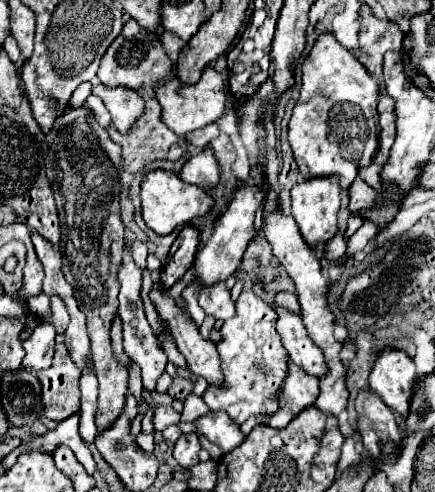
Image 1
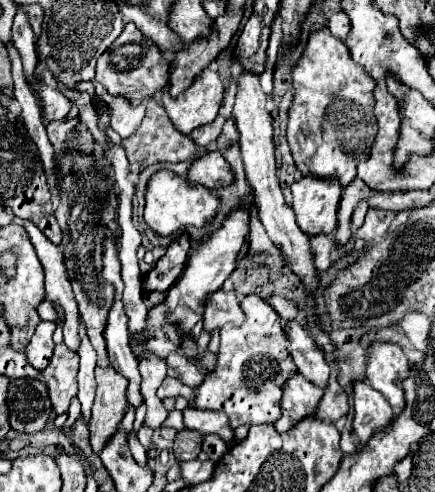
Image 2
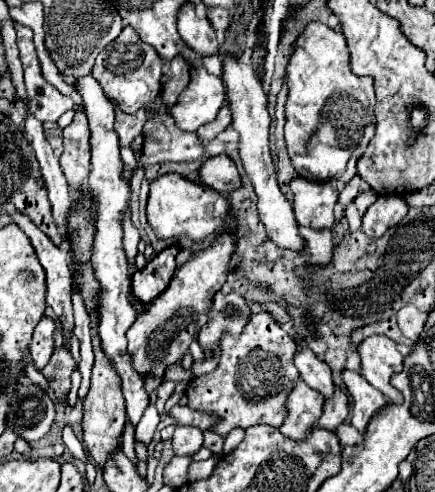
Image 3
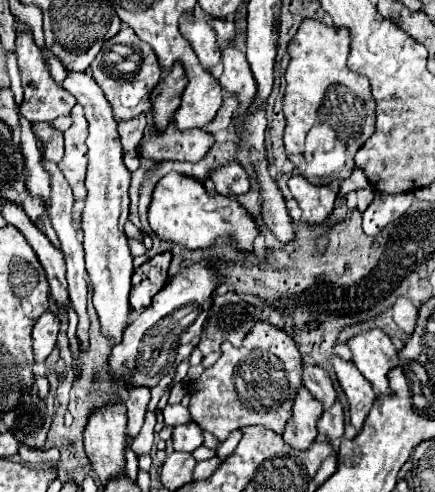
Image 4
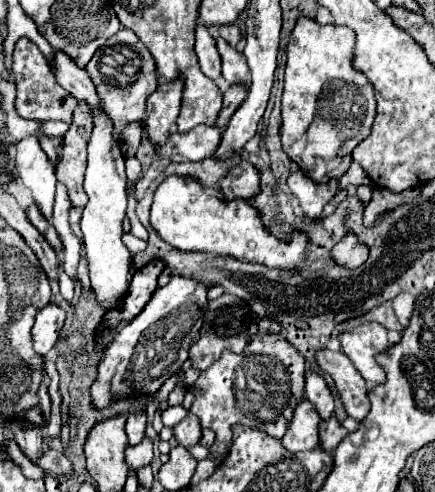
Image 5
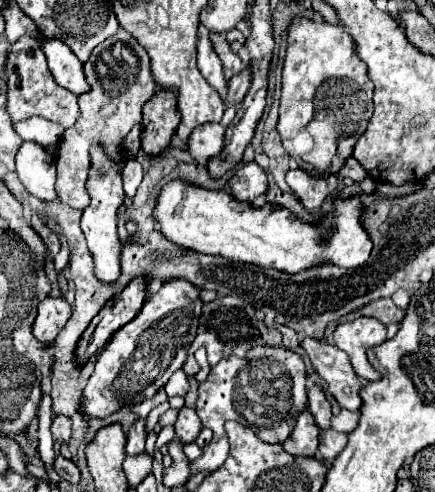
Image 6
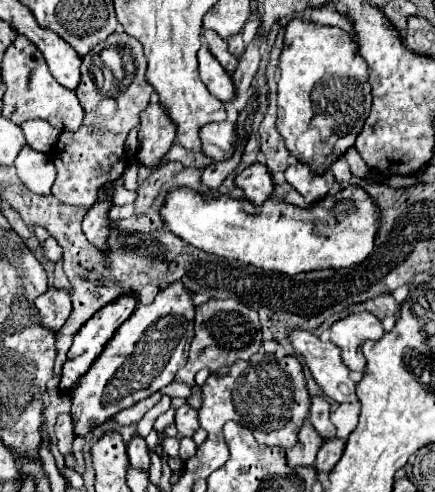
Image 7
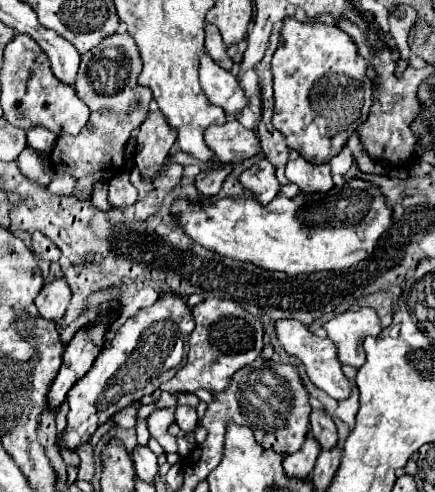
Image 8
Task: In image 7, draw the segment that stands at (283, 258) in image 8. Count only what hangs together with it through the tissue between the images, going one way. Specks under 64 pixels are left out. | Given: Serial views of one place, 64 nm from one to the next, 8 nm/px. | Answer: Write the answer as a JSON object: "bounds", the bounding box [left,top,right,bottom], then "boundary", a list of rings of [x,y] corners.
{"bounds":[160,162,382,276],"boundary":[[[260,162],[240,172],[236,176],[236,186],[244,190],[248,200],[234,200],[230,196],[210,198],[188,188],[178,188],[170,192],[160,214],[176,236],[204,252],[290,276],[326,268],[348,268],[360,264],[374,248],[374,238],[382,224],[380,208],[360,186],[348,186],[300,208],[270,198],[274,192],[274,180],[268,166]]]}

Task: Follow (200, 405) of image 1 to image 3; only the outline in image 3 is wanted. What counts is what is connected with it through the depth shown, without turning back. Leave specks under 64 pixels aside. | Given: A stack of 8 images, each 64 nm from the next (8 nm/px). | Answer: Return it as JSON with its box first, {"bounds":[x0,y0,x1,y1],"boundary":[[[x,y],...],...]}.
{"bounds":[155,381,176,414],"boundary":[[[168,381],[159,388],[157,393],[158,398],[155,406],[160,414],[163,414],[165,410],[165,402],[174,392],[175,384],[176,383],[173,381]]]}

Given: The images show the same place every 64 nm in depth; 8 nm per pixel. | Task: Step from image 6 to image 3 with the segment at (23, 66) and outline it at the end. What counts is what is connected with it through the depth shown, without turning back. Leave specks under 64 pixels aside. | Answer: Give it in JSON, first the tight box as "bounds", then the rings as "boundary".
{"bounds":[16,24,74,122],"boundary":[[[16,24],[16,44],[20,50],[20,60],[24,66],[24,84],[28,94],[28,114],[40,122],[56,122],[64,112],[74,108],[70,96],[60,94],[44,76],[32,42],[32,30]]]}

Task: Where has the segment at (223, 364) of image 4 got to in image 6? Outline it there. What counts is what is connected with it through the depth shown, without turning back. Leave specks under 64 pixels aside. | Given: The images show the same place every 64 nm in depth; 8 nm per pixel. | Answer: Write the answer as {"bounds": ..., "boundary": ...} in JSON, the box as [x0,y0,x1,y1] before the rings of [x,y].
{"bounds":[190,344,308,476],"boundary":[[[258,344],[252,348],[252,352],[248,352],[246,358],[232,356],[230,360],[220,360],[220,364],[212,366],[208,378],[200,382],[198,394],[196,412],[202,420],[202,426],[208,426],[214,432],[214,438],[202,448],[202,456],[190,462],[190,476],[198,472],[210,474],[228,458],[228,438],[224,432],[226,420],[236,420],[252,428],[254,434],[266,444],[284,444],[290,438],[298,416],[308,404],[306,368],[298,354],[286,348]]]}

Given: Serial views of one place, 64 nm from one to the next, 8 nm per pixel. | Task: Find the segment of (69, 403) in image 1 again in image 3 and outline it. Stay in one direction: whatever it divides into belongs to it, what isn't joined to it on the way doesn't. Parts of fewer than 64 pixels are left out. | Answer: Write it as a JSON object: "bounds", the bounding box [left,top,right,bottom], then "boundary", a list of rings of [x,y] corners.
{"bounds":[42,348,74,398],"boundary":[[[60,348],[53,352],[50,362],[44,366],[42,374],[50,382],[50,388],[54,390],[56,398],[64,398],[70,390],[70,374],[74,370],[74,360],[68,352],[68,348]]]}

